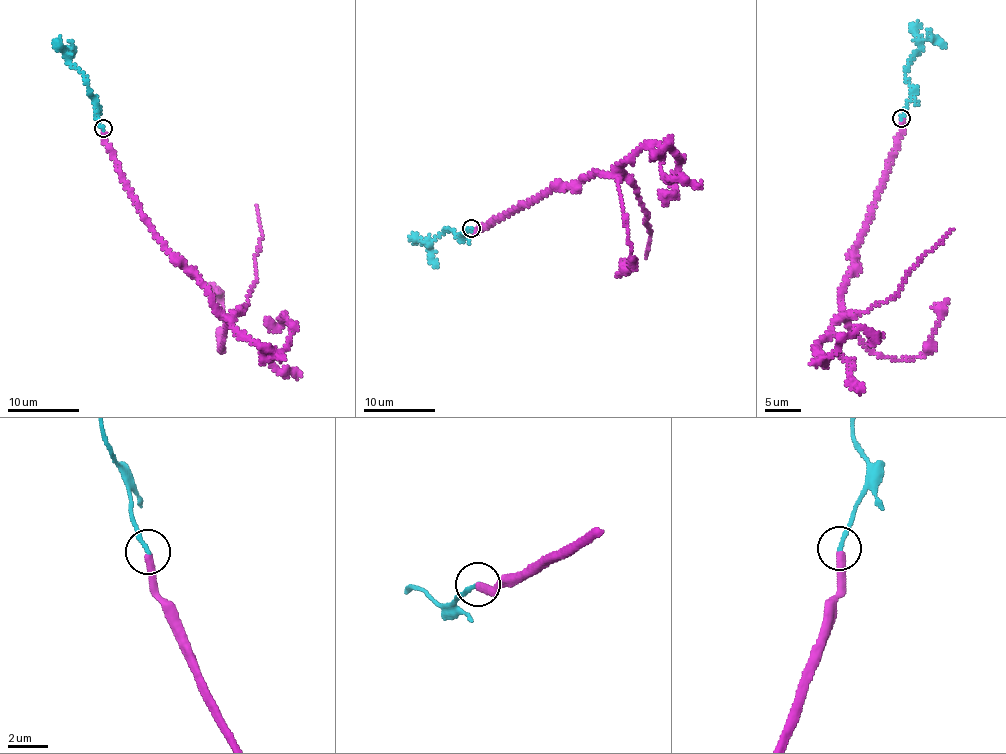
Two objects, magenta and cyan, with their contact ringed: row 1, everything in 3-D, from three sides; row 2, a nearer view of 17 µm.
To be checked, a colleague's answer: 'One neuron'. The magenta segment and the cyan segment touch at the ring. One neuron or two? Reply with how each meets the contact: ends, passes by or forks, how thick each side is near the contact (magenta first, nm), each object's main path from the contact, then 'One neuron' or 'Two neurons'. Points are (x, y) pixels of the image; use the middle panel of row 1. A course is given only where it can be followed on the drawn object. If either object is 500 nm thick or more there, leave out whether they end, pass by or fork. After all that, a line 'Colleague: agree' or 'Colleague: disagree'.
At the ring magenta ends. At the ring cyan ends. Thickness 400 nm (magenta) against 220 nm. Course of magenta: (471, 229), (499, 220), (554, 189), (569, 189), (593, 173), (613, 176), (619, 183), (634, 262), (617, 277). Course of cyan: (471, 229), (461, 236), (446, 230), (427, 243), (429, 258), (436, 266). Two neurons
Colleague: disagree

